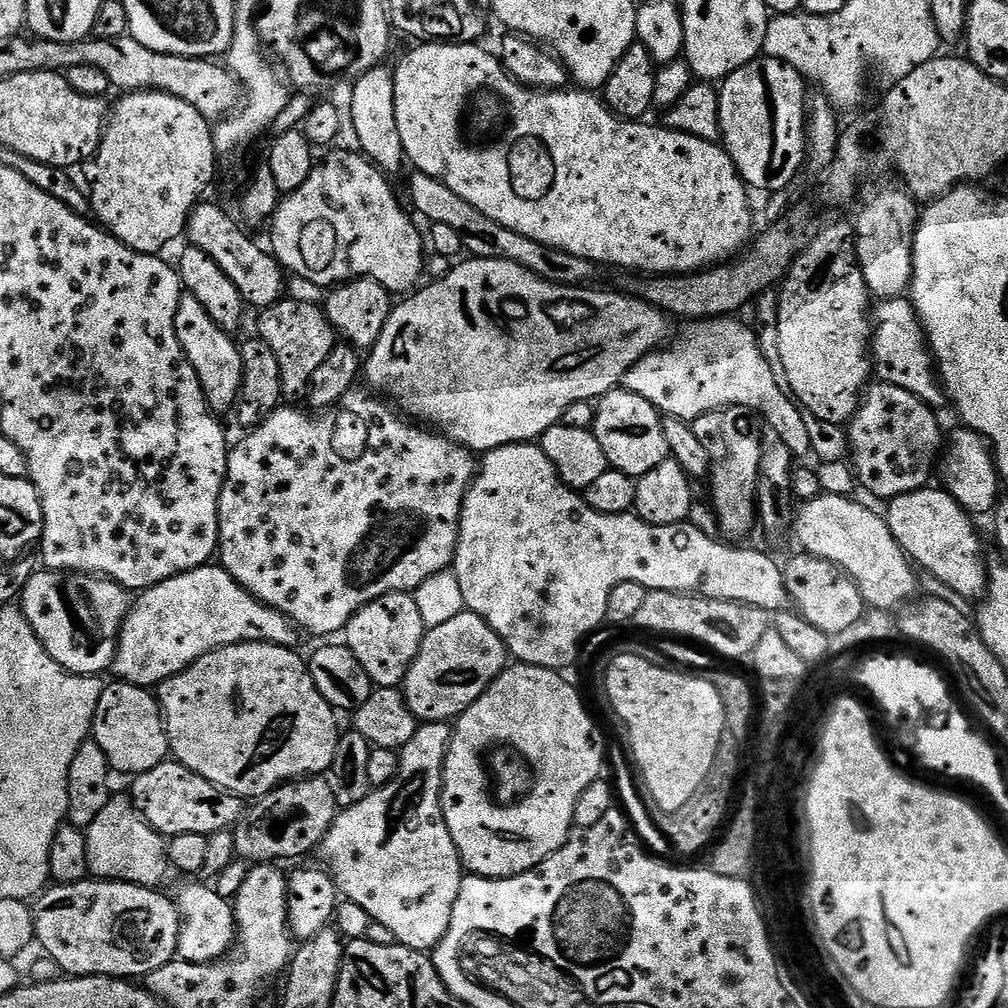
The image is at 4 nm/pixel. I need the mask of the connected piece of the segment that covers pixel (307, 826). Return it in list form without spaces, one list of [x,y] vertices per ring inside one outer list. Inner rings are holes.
[[[305,777],[297,781],[281,784],[274,791],[259,797],[233,831],[235,838],[235,852],[237,859],[251,865],[277,863],[284,858],[298,858],[319,847],[326,834],[331,830],[336,820],[337,806],[333,791],[330,790],[327,779],[323,777]]]

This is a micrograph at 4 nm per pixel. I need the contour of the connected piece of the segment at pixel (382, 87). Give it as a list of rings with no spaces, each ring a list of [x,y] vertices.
[[[381,66],[372,69],[362,77],[365,88],[354,89],[352,101],[348,104],[348,112],[352,115],[352,132],[360,143],[359,151],[385,174],[402,171],[404,164],[406,168],[402,138],[398,134],[398,118],[394,114],[393,79],[394,72],[391,67]]]

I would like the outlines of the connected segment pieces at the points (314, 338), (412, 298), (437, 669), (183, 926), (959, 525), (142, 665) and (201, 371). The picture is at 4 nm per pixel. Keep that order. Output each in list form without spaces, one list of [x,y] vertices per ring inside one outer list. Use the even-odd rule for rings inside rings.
[[[282,298],[277,304],[263,309],[259,313],[259,339],[274,350],[274,358],[278,358],[278,370],[282,370],[282,390],[284,396],[303,397],[308,390],[308,383],[318,366],[330,358],[334,347],[338,344],[336,331],[320,304],[298,302],[291,298]]]
[[[413,171],[411,175],[412,177],[408,180],[408,192],[412,195],[413,206],[428,219],[427,223],[451,226],[453,230],[458,230],[464,243],[464,252],[468,254],[473,252],[474,255],[484,259],[468,260],[465,264],[457,263],[452,266],[457,266],[457,268],[450,269],[441,280],[436,280],[433,284],[428,285],[425,283],[419,290],[413,291],[407,298],[401,299],[404,301],[401,304],[399,301],[393,307],[378,342],[367,353],[368,362],[366,358],[366,363],[362,368],[363,375],[368,375],[369,385],[367,384],[367,387],[391,401],[401,413],[409,412],[409,414],[404,414],[411,417],[413,421],[424,426],[431,426],[439,435],[445,436],[447,440],[453,440],[455,444],[462,445],[473,454],[483,454],[507,444],[536,442],[546,430],[550,430],[555,424],[561,423],[565,419],[564,411],[571,404],[576,404],[579,400],[591,400],[592,402],[604,396],[621,383],[623,376],[640,359],[649,352],[655,352],[665,343],[663,340],[668,336],[669,317],[665,313],[659,312],[654,306],[647,304],[646,301],[633,298],[628,294],[619,296],[616,292],[595,292],[592,288],[567,288],[564,285],[584,284],[595,272],[598,272],[597,265],[593,264],[591,260],[583,260],[557,248],[547,248],[545,244],[534,242],[506,226],[486,218],[486,214],[482,214],[482,210],[478,210],[474,206],[470,206],[470,202],[458,198],[458,194],[454,194],[454,190],[450,190],[441,180],[436,180],[425,172]]]
[[[466,610],[458,618],[425,631],[418,658],[414,658],[406,674],[402,691],[417,721],[452,722],[493,684],[505,667],[506,649],[498,634],[478,614]]]
[[[188,882],[188,885],[180,892],[180,897],[175,897],[174,903],[180,913],[180,933],[178,934],[178,946],[176,947],[179,959],[189,964],[211,964],[213,960],[225,959],[231,953],[234,945],[236,944],[236,913],[230,900],[226,897],[220,897],[215,887],[209,886],[208,888],[204,884],[192,884],[196,882]]]
[[[925,486],[887,501],[888,528],[909,561],[917,565],[920,563],[938,583],[945,584],[950,591],[975,601],[985,595],[989,569],[984,568],[980,536],[972,525],[973,517],[942,487],[932,487]]]
[[[212,562],[178,574],[153,588],[143,589],[137,596],[140,597],[137,600],[135,597],[134,603],[129,607],[128,617],[120,627],[120,640],[116,644],[111,671],[116,672],[117,681],[136,684],[140,688],[158,686],[216,648],[225,648],[231,644],[277,644],[283,648],[295,649],[300,640],[301,633],[292,621],[278,610],[255,600],[226,569]]]
[[[183,293],[179,300],[178,312],[175,315],[175,333],[178,334],[179,344],[191,368],[199,376],[204,397],[213,413],[221,414],[231,411],[240,394],[241,388],[241,354],[239,345],[223,328],[217,326],[205,307],[193,295]]]

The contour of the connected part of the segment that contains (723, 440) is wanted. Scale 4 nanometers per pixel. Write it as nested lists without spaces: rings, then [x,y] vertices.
[[[731,407],[707,413],[691,422],[702,450],[708,455],[712,508],[721,530],[728,536],[744,536],[758,524],[756,483],[760,465],[760,432],[751,418],[747,411]]]

